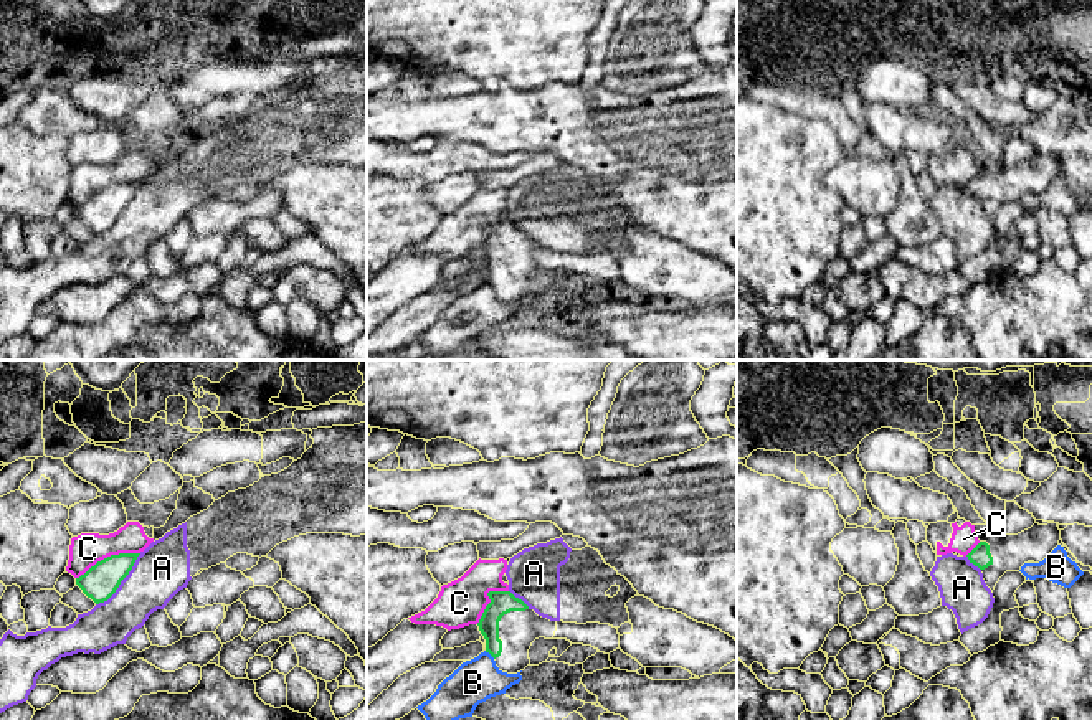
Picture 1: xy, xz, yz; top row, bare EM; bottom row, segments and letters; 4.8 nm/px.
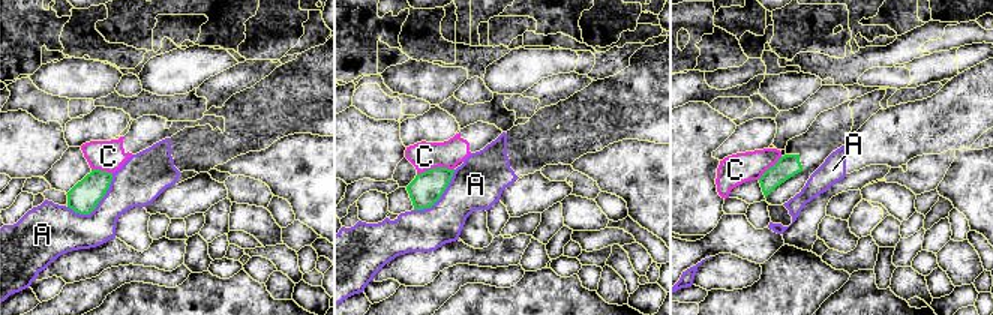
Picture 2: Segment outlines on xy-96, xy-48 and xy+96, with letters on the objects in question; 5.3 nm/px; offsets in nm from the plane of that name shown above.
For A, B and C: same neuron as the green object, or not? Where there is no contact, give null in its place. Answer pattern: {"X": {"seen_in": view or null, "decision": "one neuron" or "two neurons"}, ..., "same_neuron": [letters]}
{"A": {"seen_in": "xy", "decision": "two neurons"}, "B": {"seen_in": "xz", "decision": "two neurons"}, "C": {"seen_in": "xy", "decision": "two neurons"}, "same_neuron": []}

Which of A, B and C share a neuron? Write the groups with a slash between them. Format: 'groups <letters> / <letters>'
groups A / B / C

